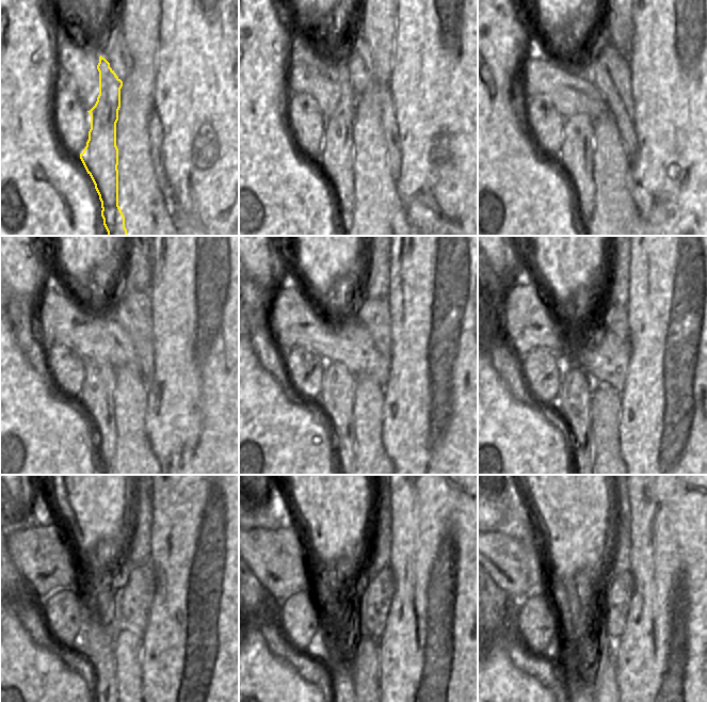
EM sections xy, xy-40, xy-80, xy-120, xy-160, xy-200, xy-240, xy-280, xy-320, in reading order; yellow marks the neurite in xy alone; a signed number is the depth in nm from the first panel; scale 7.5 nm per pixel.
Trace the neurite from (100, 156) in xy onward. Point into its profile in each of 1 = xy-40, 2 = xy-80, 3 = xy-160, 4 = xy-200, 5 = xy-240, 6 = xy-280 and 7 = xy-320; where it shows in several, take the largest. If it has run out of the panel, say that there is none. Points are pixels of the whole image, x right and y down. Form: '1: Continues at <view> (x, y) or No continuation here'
1: Continues at xy-40 (337, 156)
2: Continues at xy-80 (576, 156)
3: Continues at xy-160 (338, 388)
4: Continues at xy-200 (574, 402)
5: Continues at xy-240 (97, 638)
6: Continues at xy-280 (336, 639)
7: Continues at xy-320 (581, 682)

